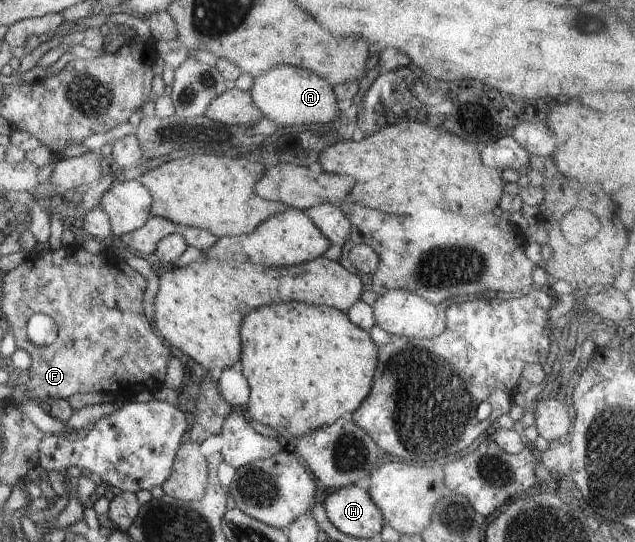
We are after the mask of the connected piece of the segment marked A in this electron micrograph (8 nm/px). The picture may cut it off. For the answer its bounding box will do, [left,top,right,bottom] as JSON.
[251,65,341,127]

